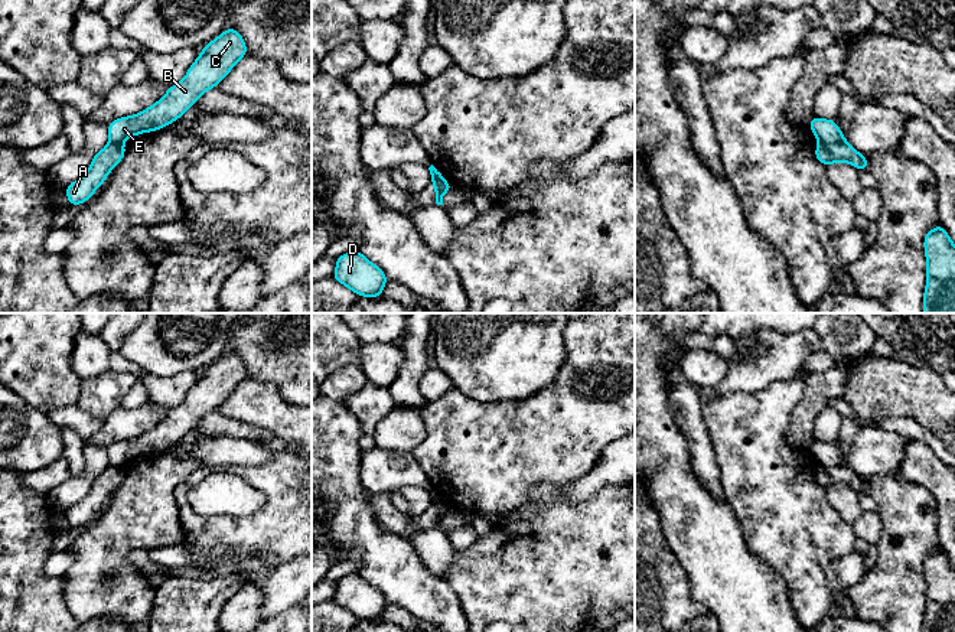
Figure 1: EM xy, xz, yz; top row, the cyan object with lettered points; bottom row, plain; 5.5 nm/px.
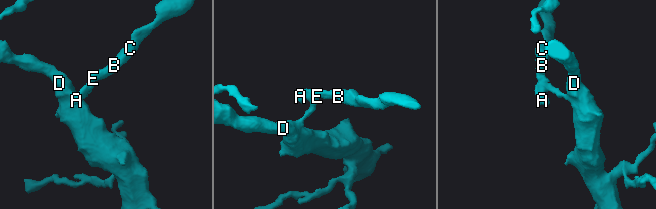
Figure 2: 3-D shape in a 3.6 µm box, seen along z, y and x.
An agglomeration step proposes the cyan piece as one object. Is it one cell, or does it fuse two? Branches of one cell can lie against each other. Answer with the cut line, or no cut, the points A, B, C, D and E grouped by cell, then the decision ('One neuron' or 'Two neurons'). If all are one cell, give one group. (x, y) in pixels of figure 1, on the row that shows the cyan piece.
Split along yz (820, 140), (841, 142). Groups: A D / B C E. Two neurons

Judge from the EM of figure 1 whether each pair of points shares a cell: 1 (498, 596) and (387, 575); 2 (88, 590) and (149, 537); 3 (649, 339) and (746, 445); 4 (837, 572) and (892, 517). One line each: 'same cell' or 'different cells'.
1: different cells
2: same cell
3: different cells
4: different cells

